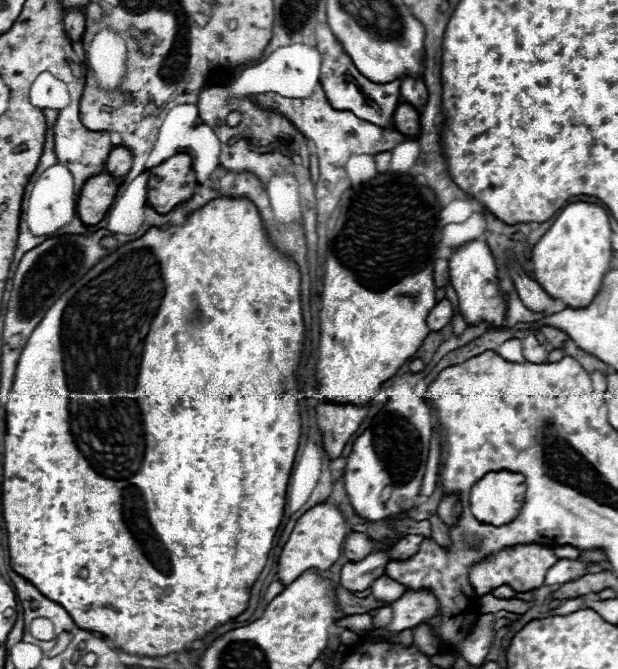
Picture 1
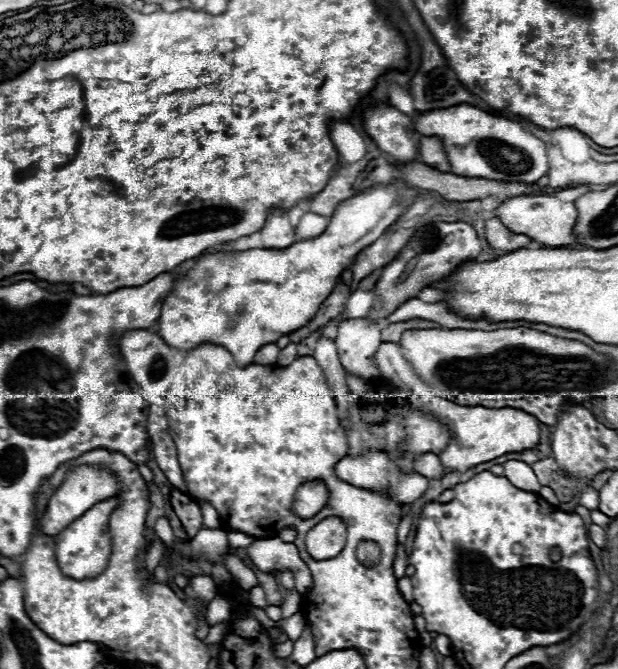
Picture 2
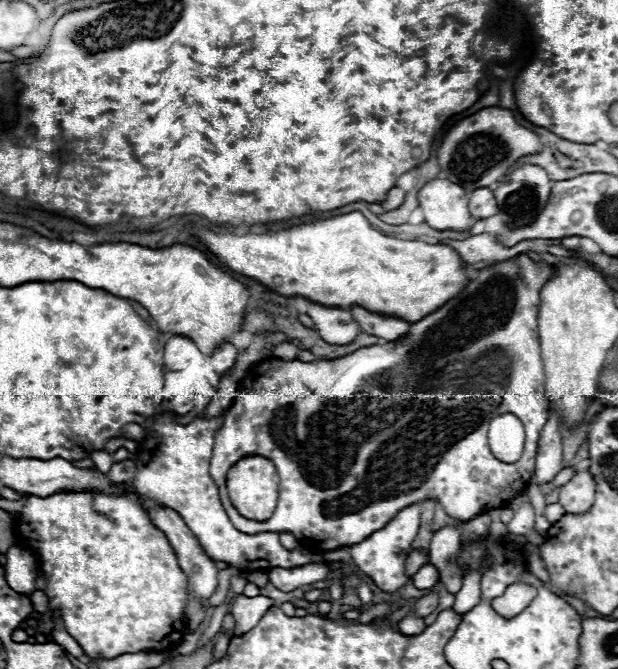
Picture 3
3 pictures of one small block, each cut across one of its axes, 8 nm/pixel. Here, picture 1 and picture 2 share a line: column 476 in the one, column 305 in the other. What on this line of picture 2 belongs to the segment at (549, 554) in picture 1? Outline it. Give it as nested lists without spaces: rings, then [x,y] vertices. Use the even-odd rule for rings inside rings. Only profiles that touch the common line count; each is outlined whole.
[[[264,538],[254,540],[246,548],[246,556],[250,562],[262,572],[284,572],[290,570],[298,584],[298,594],[306,594],[312,588],[312,574],[306,562],[300,558],[296,546],[292,542],[284,542],[280,538]]]

